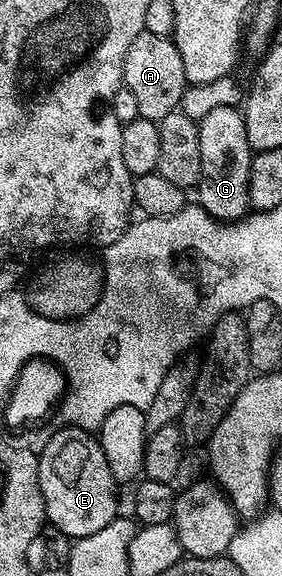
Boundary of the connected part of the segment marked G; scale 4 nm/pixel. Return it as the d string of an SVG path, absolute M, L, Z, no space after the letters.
M236 106L216 108L200 119L200 168L202 175L196 187L197 205L203 206L218 222L237 222L246 217L250 204L250 160L252 151L248 132L244 132L242 110Z

